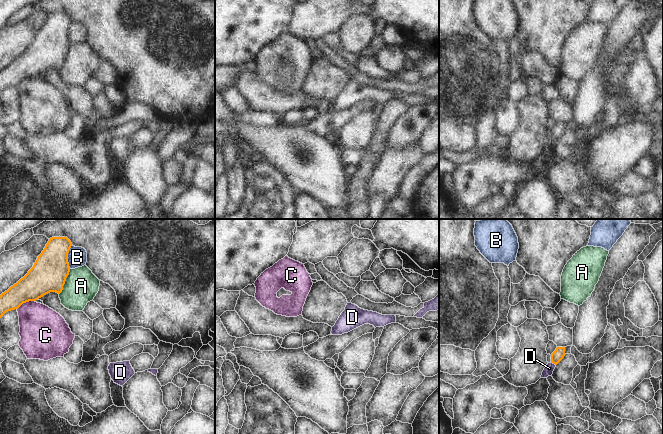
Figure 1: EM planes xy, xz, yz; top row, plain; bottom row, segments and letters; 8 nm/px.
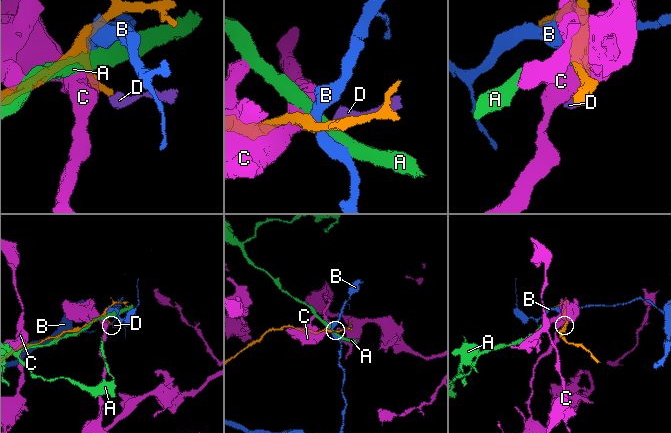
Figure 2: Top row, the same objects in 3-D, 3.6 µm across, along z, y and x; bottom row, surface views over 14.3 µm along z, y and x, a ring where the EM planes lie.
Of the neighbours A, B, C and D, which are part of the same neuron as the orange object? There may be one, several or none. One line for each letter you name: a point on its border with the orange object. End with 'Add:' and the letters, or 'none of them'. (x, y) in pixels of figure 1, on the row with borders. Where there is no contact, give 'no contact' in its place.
D: yz (553, 363)
Add: D

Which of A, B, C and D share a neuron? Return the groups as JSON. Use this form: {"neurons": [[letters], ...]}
{"neurons": [["A"], ["B"], ["C"], ["D"]]}

